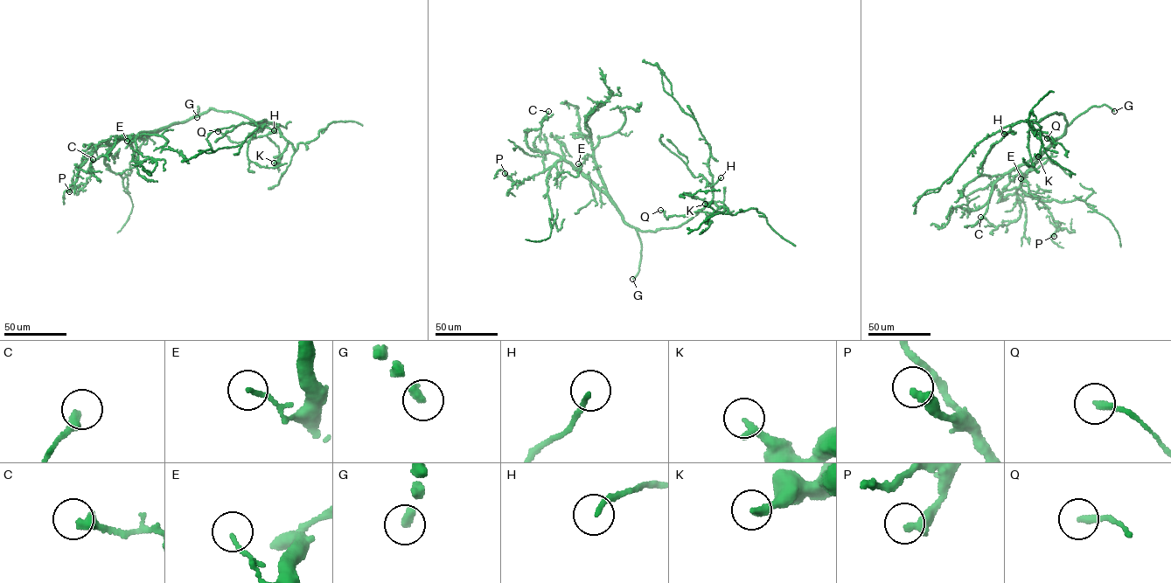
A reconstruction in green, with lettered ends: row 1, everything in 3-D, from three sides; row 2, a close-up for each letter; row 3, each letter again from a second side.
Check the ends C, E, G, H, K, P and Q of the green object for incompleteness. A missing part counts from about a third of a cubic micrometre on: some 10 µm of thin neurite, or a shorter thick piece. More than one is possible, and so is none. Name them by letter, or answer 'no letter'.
G, H, K

